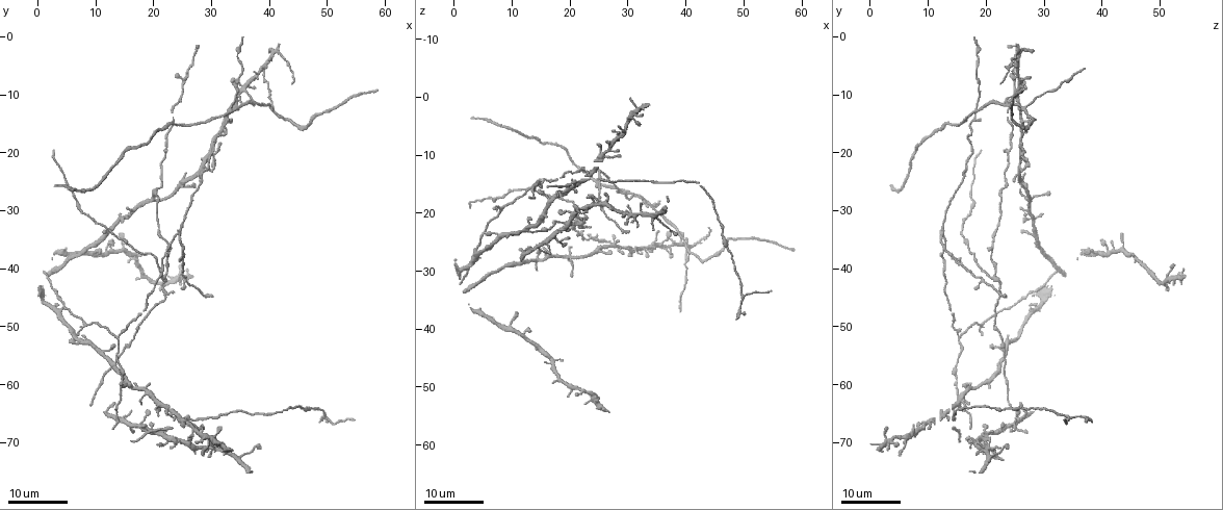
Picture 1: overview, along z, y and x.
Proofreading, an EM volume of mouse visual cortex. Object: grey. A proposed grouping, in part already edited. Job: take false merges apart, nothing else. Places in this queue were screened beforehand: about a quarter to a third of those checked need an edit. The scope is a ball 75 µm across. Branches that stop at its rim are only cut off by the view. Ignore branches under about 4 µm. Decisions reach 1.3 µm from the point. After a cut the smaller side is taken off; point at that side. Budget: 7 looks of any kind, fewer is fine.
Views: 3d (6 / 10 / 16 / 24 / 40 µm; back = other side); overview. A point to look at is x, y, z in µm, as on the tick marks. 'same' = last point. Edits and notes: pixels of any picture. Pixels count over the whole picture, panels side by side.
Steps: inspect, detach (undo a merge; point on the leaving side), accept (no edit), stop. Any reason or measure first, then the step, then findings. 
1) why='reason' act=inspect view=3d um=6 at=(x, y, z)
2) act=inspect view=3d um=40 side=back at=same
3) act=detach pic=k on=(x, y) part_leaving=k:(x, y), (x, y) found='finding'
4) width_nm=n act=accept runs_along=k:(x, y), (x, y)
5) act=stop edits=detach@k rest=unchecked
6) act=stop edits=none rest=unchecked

why='three arms meet' act=inspect view=3d um=24 at=(24.0, 34.0, 12.0)

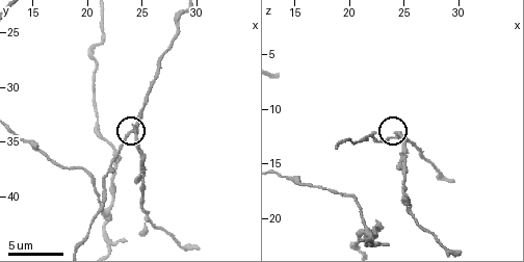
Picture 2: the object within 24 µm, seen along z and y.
why='zoom in' act=inspect view=3d um=6 at=(24.2, 34.0, 12.4)

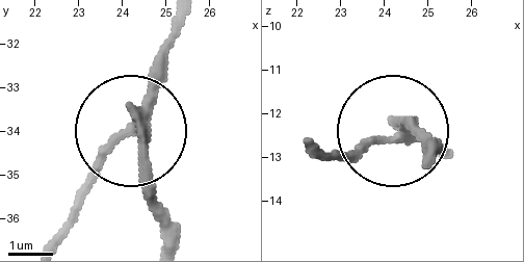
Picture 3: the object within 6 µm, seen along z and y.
act=inspect view=3d um=6 side=back at=(24.15, 34.05, 12.45)

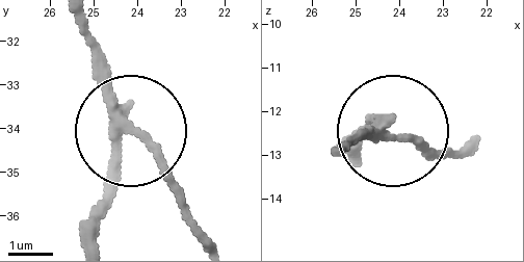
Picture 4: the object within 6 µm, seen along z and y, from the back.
side_arm_um=19 arms=3 act=detach pic=4 on=(114, 189) found='two neurons meet here'

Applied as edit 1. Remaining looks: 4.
act=inspect view=overview

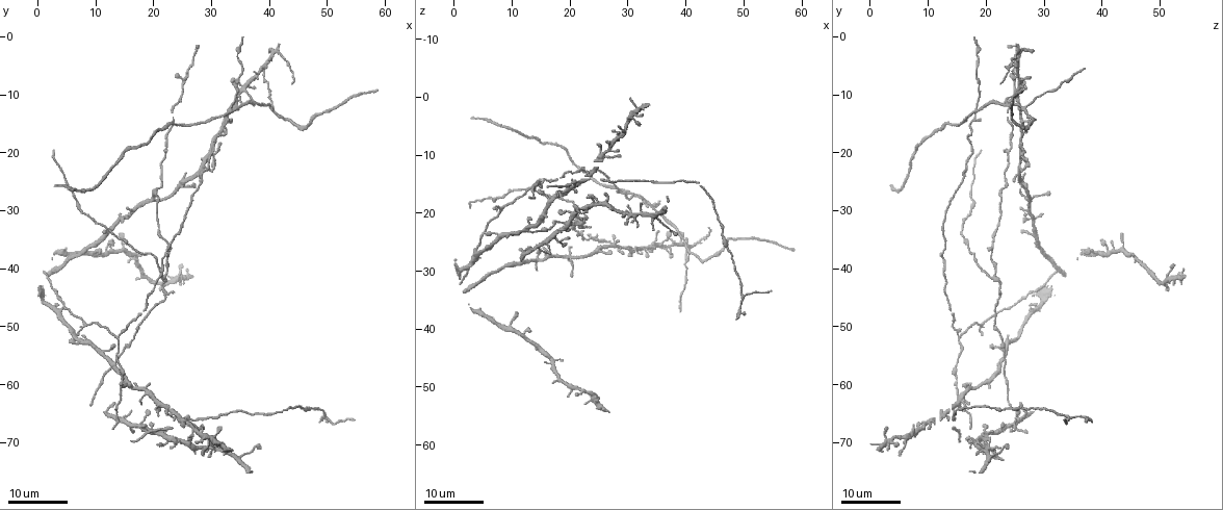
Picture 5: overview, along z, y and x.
why='three-way junction' act=inspect view=3d um=24 at=(22.0, 41.5, 21.5)

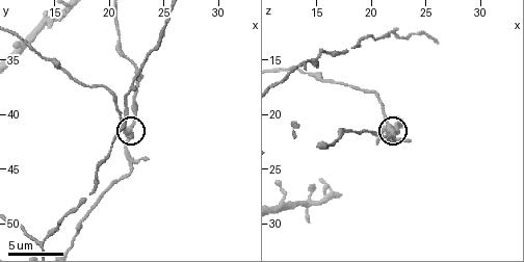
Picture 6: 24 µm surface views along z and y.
act=inspect view=3d um=6 at=same

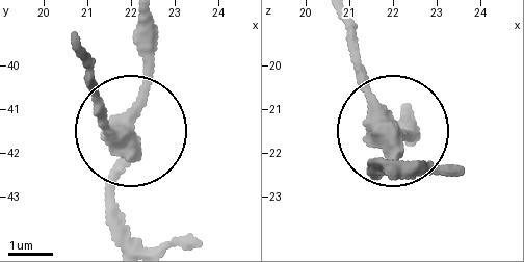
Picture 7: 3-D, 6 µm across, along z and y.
act=accept runs_along=7:(131, 235), (112, 180), (131, 138), (86, 90) found='one neuron here'

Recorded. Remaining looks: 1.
act=stop edits=detach@4 rest=unchecked

